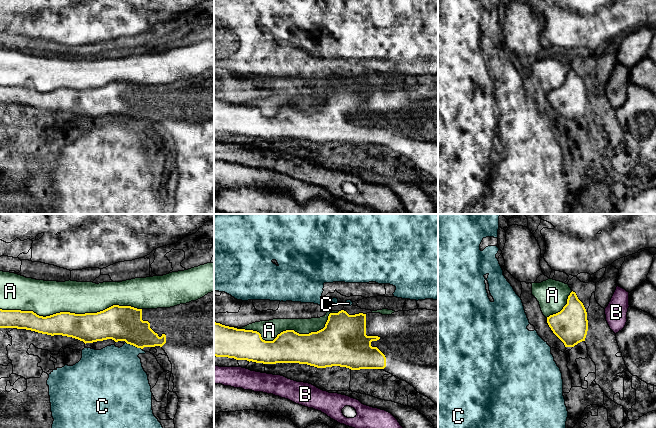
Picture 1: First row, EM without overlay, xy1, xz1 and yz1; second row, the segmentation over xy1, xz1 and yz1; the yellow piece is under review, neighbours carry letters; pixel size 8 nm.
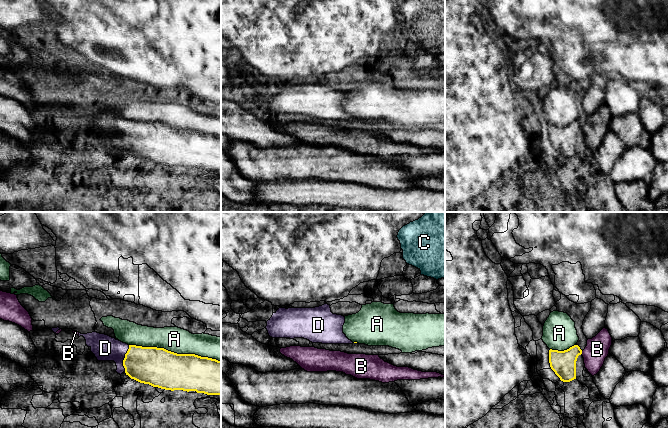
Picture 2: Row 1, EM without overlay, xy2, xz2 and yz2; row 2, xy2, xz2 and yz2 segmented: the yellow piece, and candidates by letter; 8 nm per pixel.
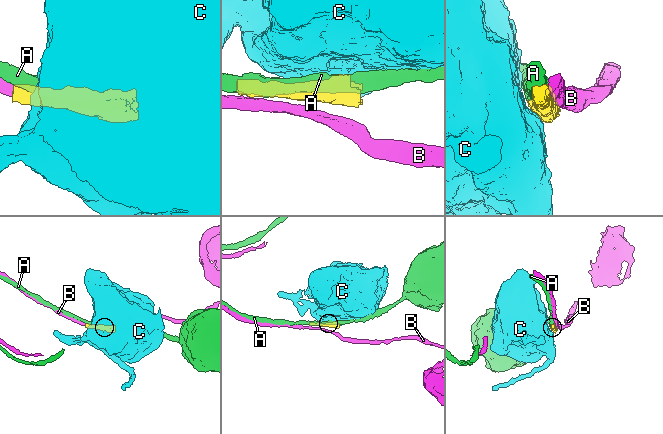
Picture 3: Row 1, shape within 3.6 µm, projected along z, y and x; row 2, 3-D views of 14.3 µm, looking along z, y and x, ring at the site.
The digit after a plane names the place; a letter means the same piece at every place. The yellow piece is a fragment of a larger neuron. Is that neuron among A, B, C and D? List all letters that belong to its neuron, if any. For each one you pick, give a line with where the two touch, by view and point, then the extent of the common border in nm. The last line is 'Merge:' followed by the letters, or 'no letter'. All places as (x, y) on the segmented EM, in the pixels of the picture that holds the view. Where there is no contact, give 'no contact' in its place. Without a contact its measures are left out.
D: contact xy2 (124, 358); length 220 nm
Merge: D

